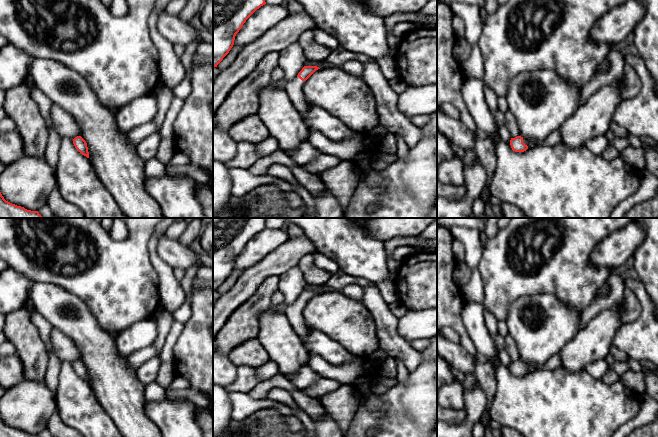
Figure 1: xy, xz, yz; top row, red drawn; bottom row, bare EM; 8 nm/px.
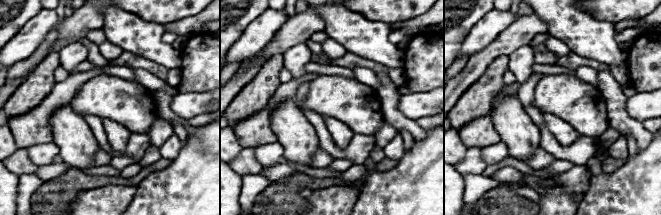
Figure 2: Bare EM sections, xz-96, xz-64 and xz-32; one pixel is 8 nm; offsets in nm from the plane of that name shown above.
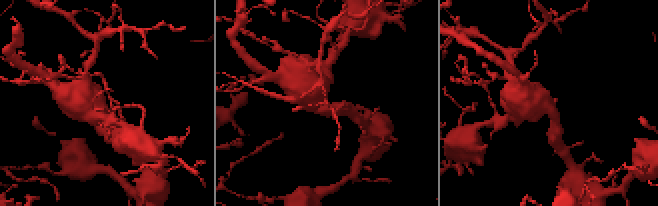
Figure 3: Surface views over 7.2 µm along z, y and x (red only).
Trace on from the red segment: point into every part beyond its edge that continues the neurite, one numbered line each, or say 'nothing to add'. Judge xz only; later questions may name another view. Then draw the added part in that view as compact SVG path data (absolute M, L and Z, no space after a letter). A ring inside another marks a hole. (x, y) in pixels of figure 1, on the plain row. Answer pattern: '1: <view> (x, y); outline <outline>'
1: xz (294, 313); outline M295 301L292 305L286 306L284 314L288 318L293 330L301 337L302 340L307 338L308 328L303 317L305 305Z

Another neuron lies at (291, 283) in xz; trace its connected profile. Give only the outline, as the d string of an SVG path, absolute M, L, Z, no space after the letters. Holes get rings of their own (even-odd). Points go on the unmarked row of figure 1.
M298 266L292 267L279 276L278 290L284 295L286 306L292 305L305 290L307 282Z

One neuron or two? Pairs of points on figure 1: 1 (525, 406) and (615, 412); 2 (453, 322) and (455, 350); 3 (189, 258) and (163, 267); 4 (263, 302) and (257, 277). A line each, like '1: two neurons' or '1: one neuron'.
1: one neuron
2: two neurons
3: two neurons
4: two neurons

